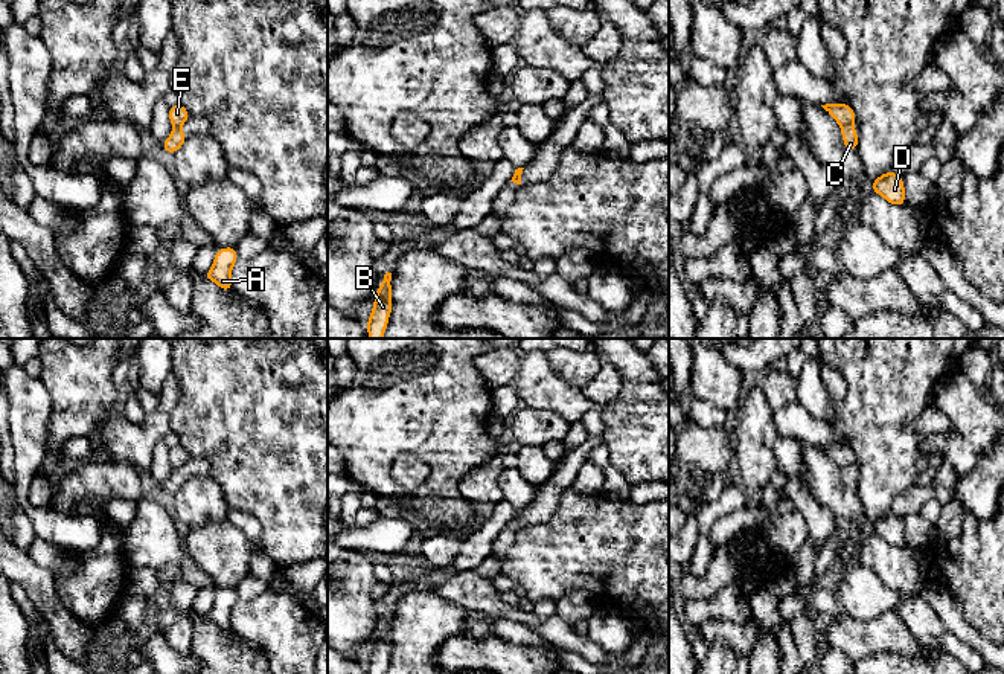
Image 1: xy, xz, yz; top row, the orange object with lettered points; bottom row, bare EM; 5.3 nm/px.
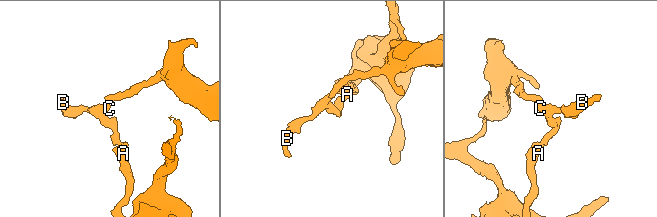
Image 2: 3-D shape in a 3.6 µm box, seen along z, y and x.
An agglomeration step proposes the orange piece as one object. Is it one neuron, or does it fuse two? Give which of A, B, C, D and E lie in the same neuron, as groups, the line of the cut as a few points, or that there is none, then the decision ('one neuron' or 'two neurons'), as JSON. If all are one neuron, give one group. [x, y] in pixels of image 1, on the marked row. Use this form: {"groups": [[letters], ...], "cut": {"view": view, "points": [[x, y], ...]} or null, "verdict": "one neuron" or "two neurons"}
{"groups": [["A", "B", "C", "D"], ["E"]], "cut": {"view": "xy", "points": [[174, 125], [179, 127]]}, "verdict": "two neurons"}

